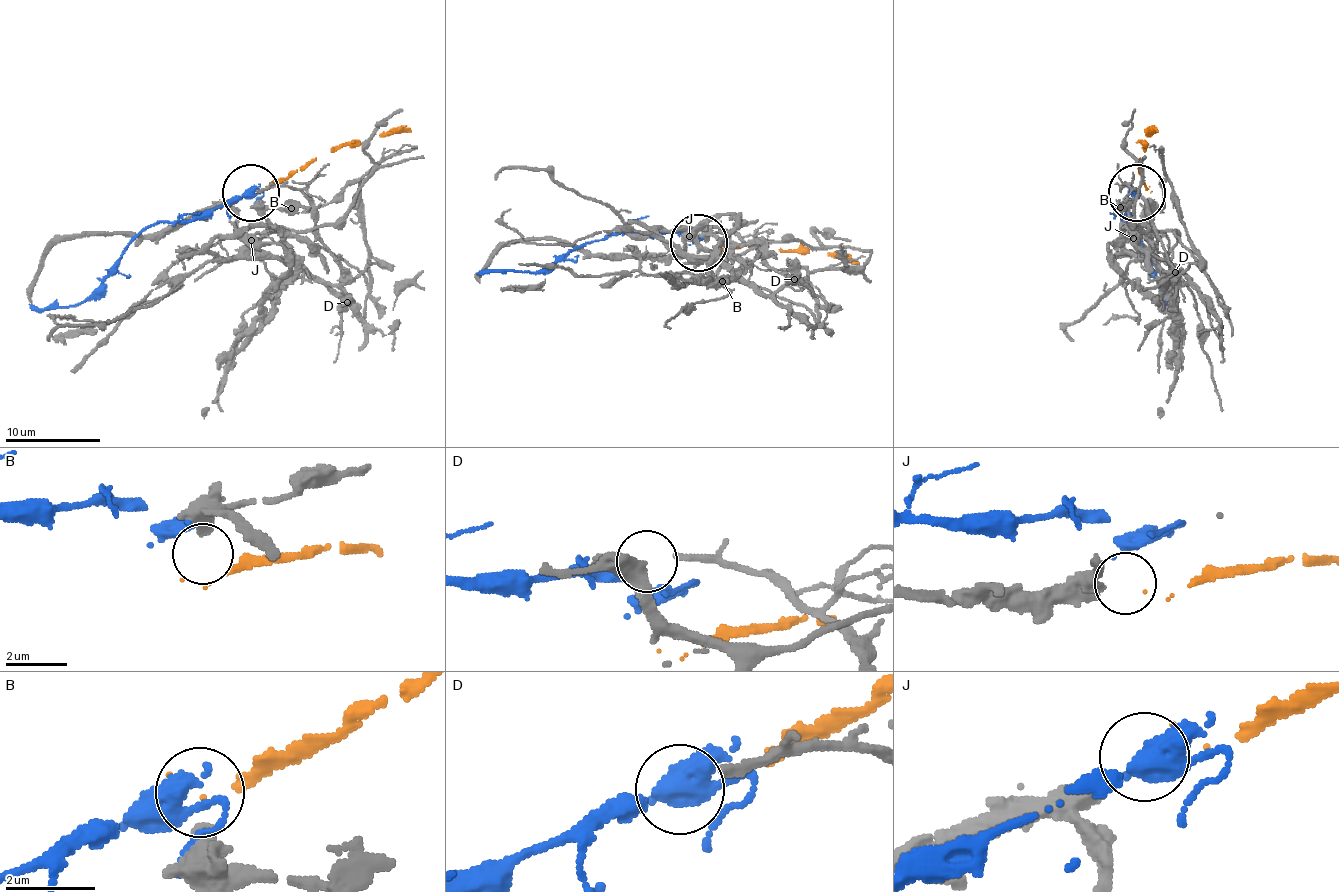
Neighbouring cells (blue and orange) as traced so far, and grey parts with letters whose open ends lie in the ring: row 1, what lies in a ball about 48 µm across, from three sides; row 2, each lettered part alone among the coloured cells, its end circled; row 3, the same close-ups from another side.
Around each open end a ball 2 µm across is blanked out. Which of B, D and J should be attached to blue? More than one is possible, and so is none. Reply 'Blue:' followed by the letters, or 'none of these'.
Blue: D

